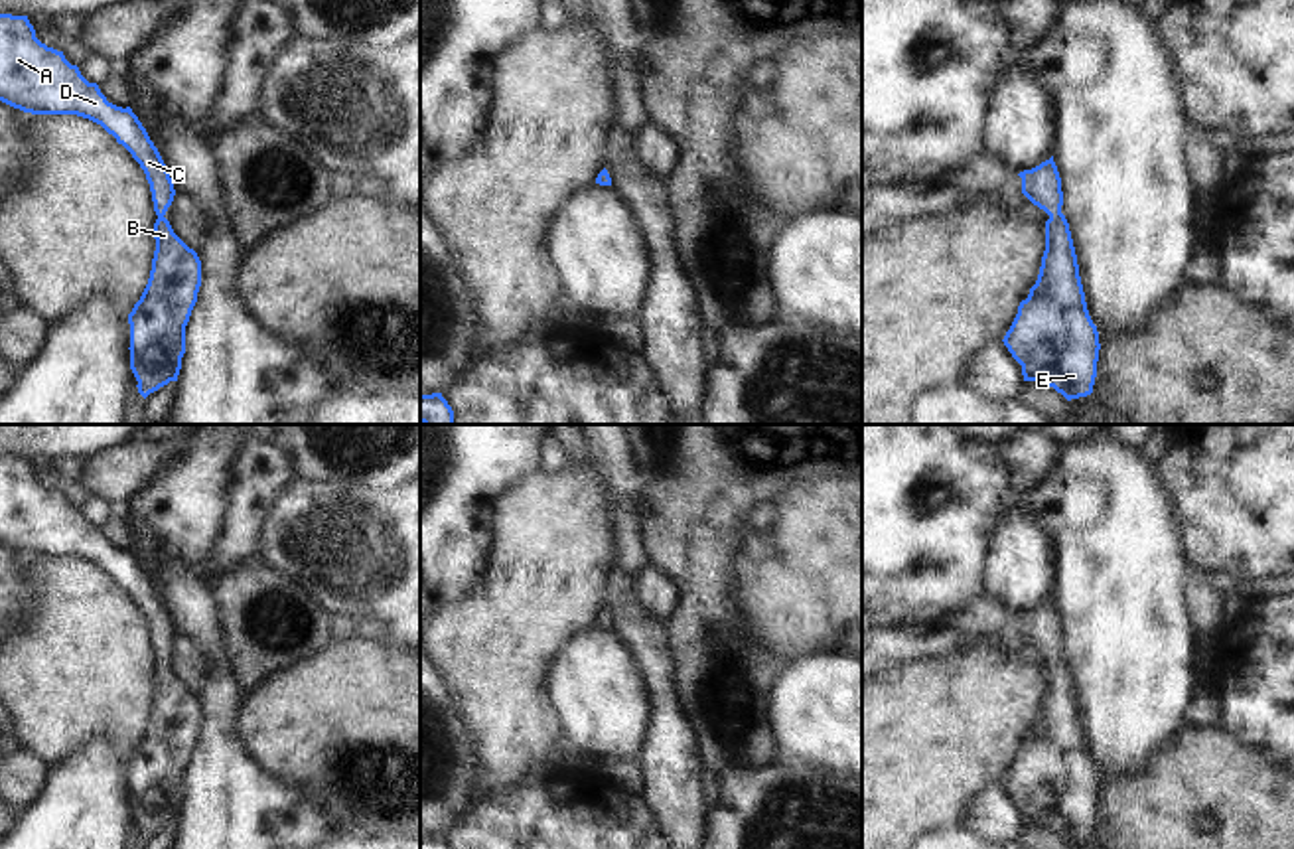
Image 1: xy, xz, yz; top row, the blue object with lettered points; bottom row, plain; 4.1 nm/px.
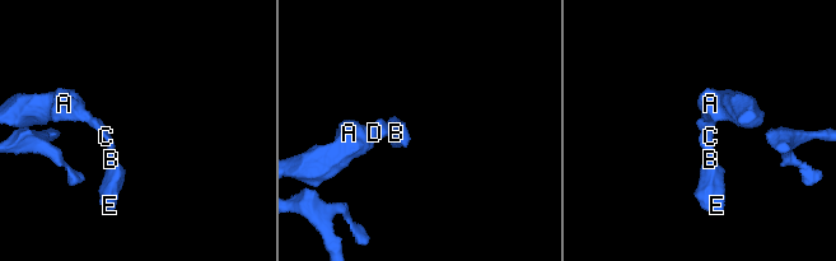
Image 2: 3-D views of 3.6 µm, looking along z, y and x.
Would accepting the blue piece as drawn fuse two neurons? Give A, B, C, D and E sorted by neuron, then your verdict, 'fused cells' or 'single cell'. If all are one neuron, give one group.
groups A B C D E; single cell

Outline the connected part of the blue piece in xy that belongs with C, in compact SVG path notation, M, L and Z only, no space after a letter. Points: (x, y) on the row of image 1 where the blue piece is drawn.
M0 14L0 101L32 115L77 115L89 118L112 134L146 174L158 215L154 223L156 251L148 284L128 314L130 369L138 381L138 393L146 399L170 381L178 381L185 353L185 326L201 286L201 261L197 253L174 233L164 217L176 195L170 172L132 109L108 103L99 85L89 83L79 67L65 59L63 51L41 43L28 16Z

